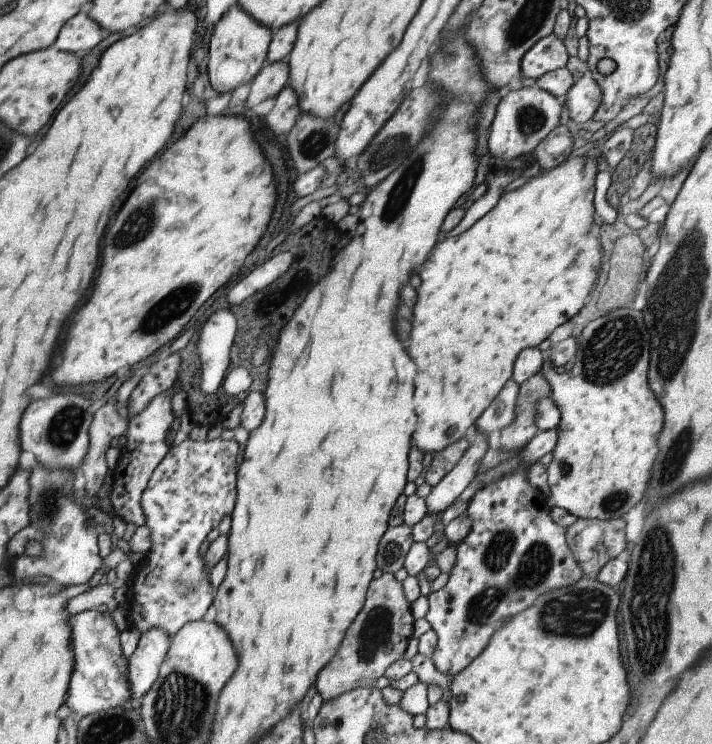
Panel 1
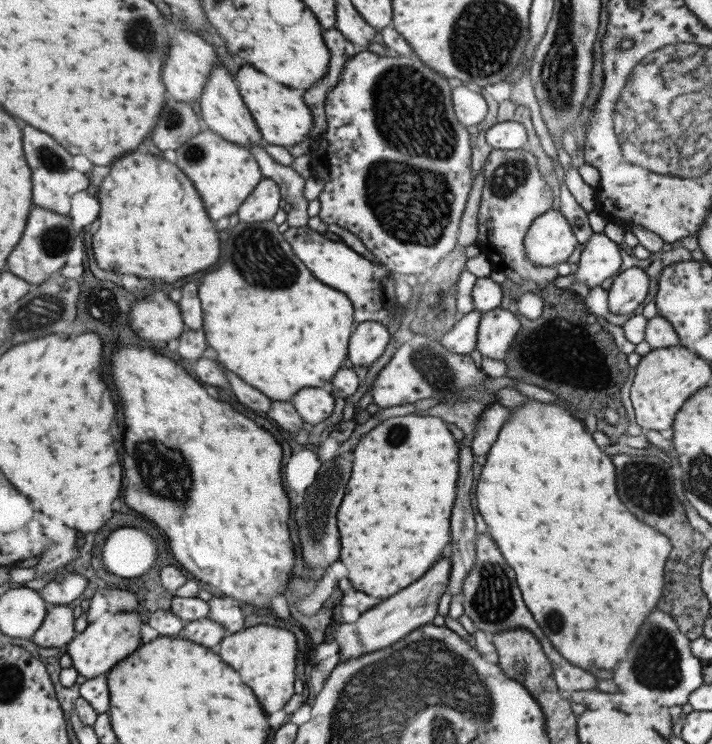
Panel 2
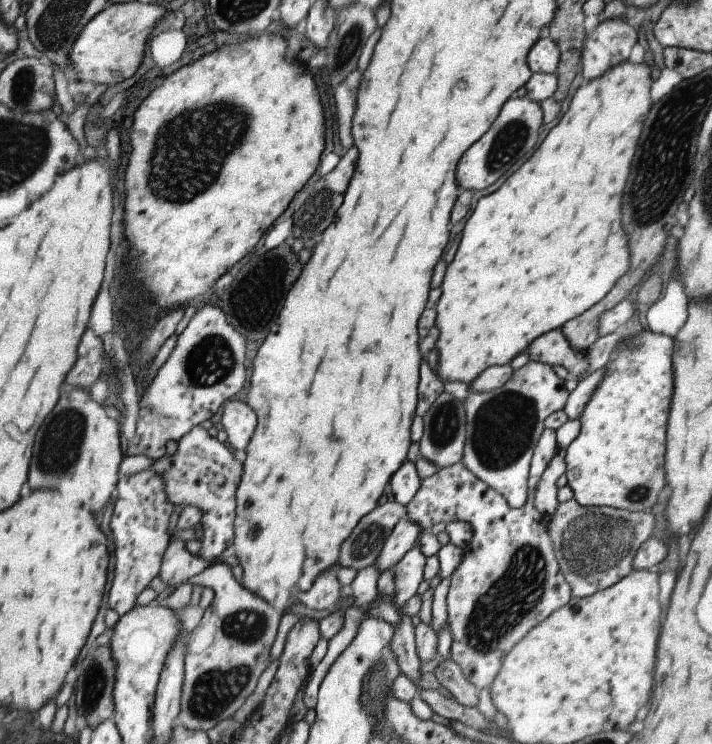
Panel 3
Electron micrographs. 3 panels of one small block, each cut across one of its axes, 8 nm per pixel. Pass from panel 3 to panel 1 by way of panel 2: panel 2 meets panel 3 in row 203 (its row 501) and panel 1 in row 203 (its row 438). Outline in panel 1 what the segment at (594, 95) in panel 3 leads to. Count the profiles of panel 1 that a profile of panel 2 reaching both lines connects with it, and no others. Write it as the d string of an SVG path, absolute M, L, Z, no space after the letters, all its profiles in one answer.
M584 155L575 156L574 158L565 159L561 164L557 164L549 170L543 171L539 176L534 175L528 178L527 182L514 190L505 191L500 194L499 199L494 207L486 212L479 220L476 220L469 230L455 238L447 238L435 244L433 252L429 254L429 260L419 268L419 280L421 286L417 288L417 304L413 308L413 328L411 328L411 338L409 338L409 358L417 366L415 374L415 400L419 406L417 414L417 424L413 430L413 444L423 452L437 452L445 448L453 441L464 437L469 426L473 426L477 417L483 412L483 409L495 398L500 388L511 379L512 362L521 350L537 345L549 336L559 324L567 320L581 310L581 307L587 302L585 298L589 295L589 290L593 288L599 270L599 237L589 234L589 230L595 226L593 210L593 178L595 178L595 166L597 159Z

